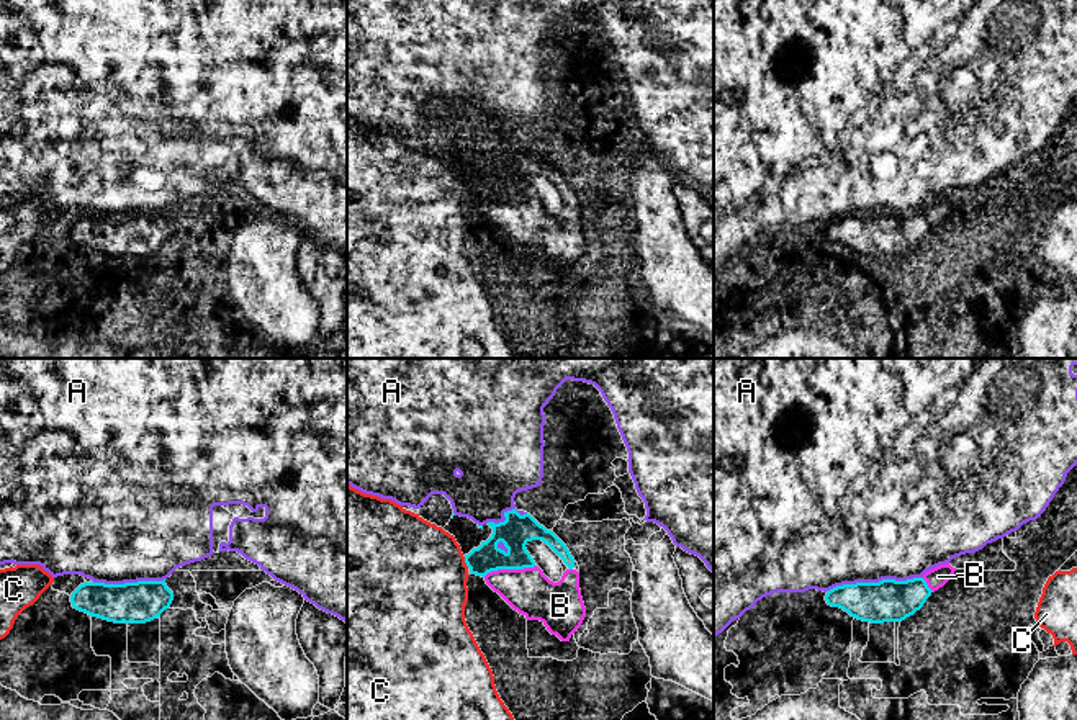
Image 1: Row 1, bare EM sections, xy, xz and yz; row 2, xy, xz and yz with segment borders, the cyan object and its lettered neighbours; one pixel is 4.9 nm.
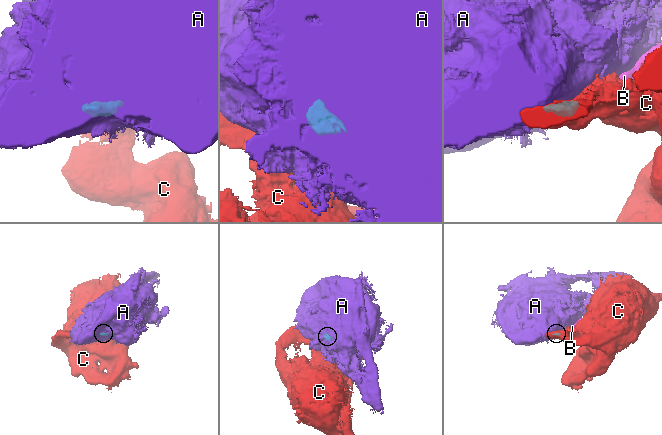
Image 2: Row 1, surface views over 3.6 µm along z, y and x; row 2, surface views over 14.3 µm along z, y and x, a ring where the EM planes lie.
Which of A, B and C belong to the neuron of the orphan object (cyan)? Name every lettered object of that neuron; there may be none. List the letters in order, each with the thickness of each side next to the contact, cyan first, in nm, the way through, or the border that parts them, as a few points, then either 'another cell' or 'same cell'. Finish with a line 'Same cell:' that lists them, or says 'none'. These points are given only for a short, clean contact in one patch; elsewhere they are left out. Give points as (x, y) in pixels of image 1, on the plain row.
A: calibres 200 and 480 nm; another cell
B: calibres 160 and 220 nm; same cell
C: calibres 140 and 500 nm; border xz (464, 190), (468, 200); another cell
Same cell: B

